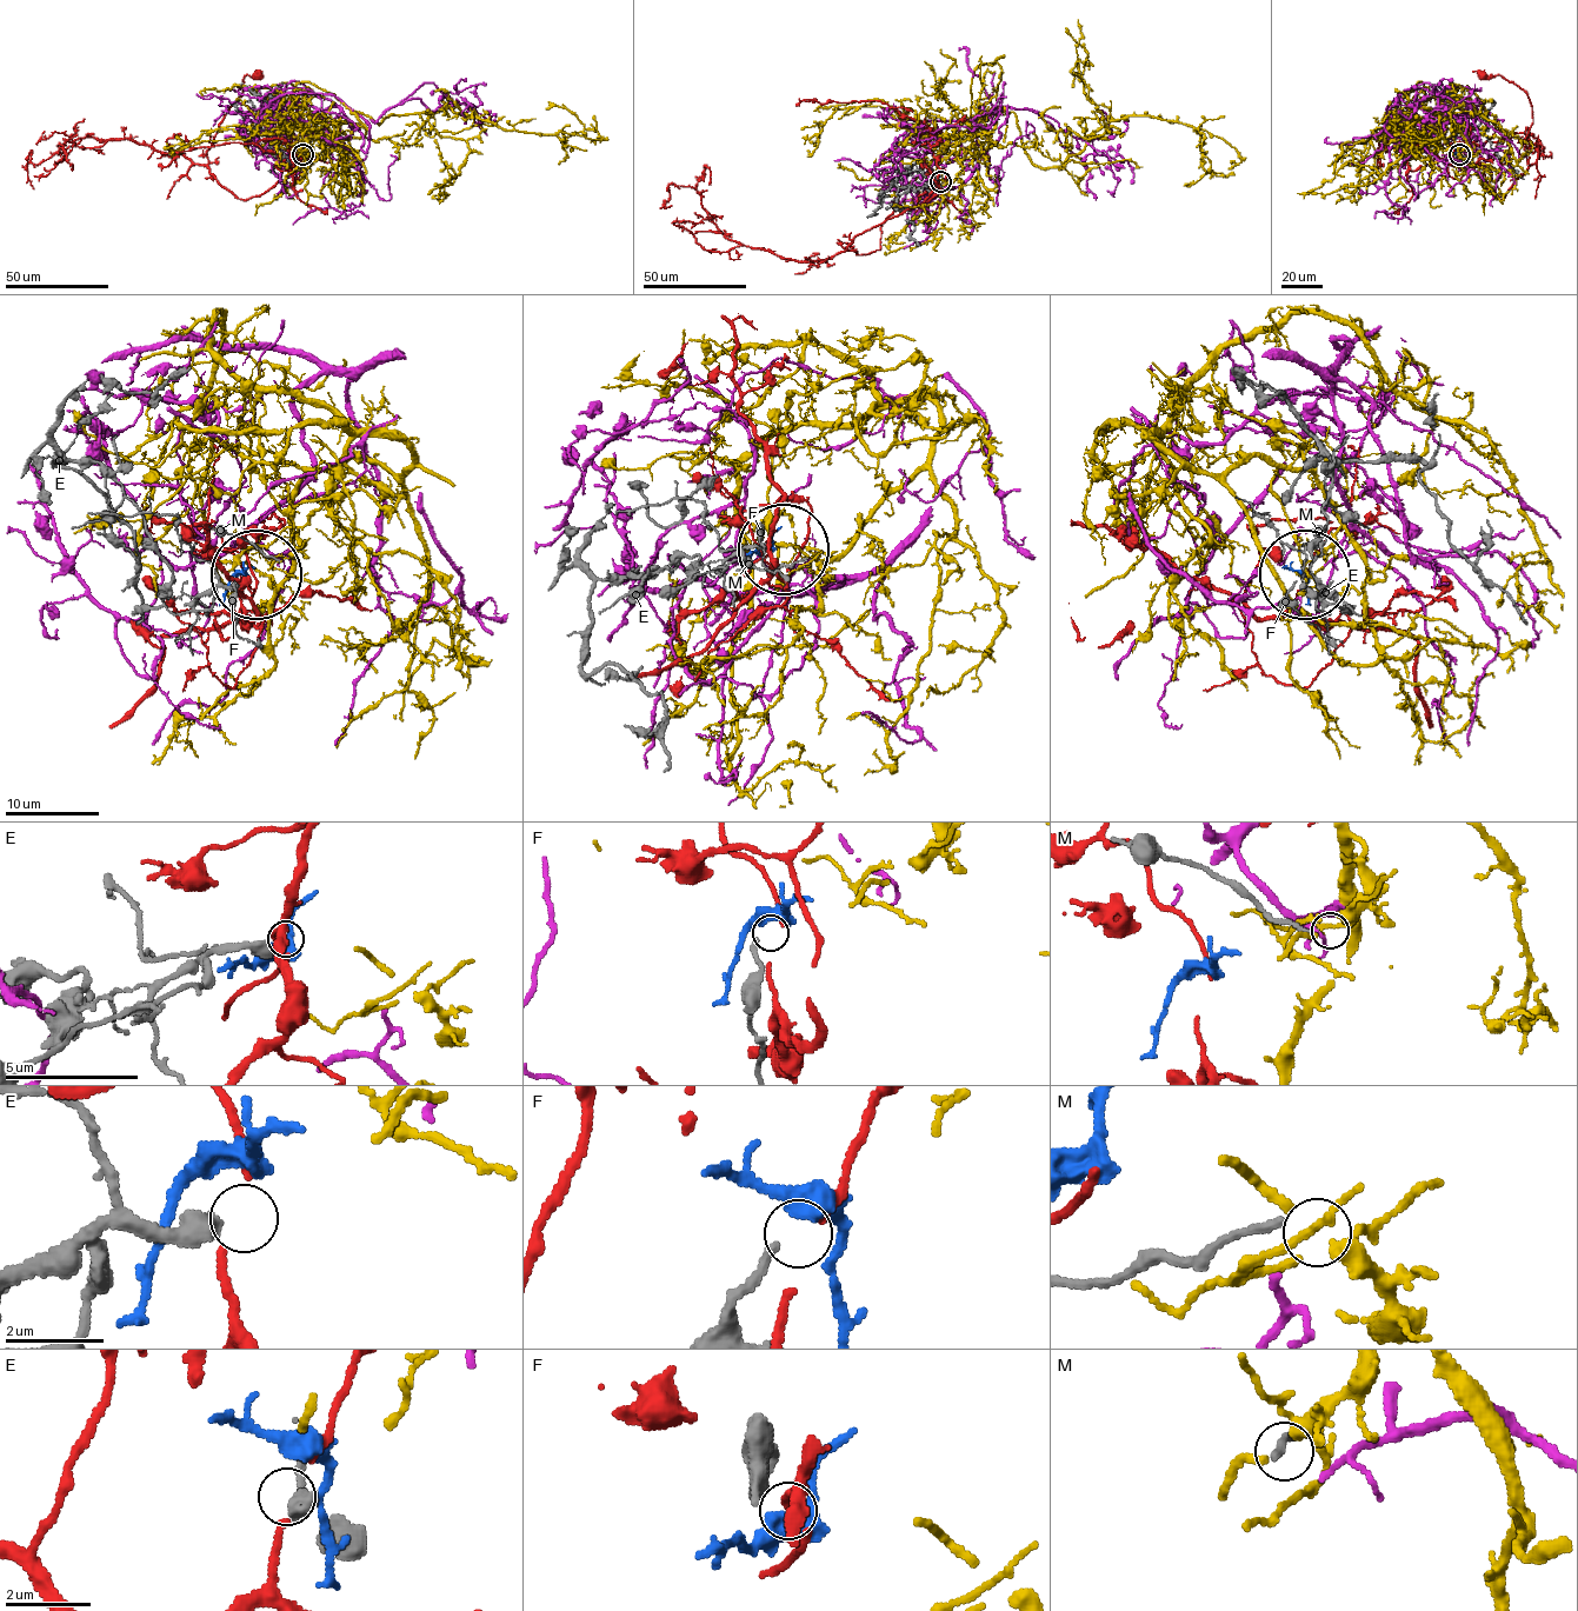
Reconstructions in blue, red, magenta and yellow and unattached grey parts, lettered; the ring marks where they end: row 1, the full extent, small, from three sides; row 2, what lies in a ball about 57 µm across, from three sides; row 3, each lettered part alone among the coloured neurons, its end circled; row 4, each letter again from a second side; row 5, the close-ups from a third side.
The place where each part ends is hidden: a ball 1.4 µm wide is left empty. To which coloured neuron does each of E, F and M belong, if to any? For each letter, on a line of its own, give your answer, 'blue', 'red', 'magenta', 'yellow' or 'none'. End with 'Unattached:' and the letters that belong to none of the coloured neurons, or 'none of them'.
E: none
F: none
M: none
Unattached: E, F, M

